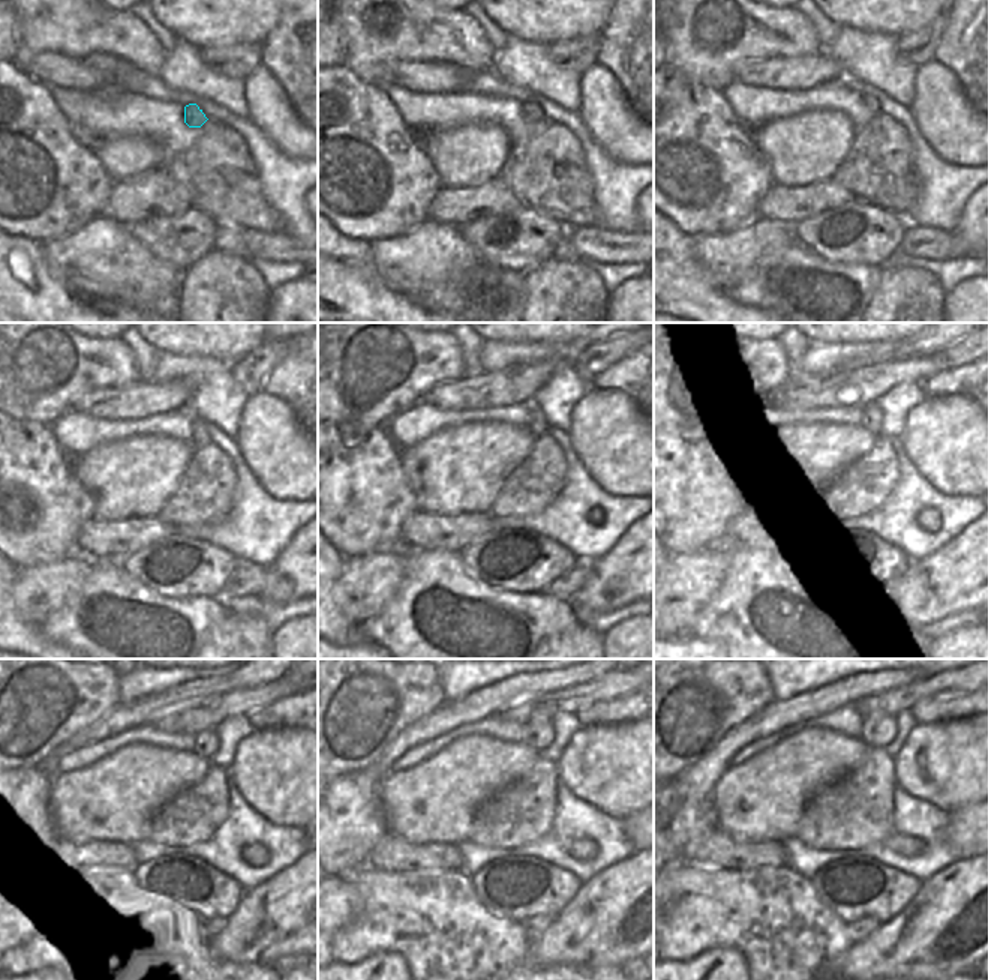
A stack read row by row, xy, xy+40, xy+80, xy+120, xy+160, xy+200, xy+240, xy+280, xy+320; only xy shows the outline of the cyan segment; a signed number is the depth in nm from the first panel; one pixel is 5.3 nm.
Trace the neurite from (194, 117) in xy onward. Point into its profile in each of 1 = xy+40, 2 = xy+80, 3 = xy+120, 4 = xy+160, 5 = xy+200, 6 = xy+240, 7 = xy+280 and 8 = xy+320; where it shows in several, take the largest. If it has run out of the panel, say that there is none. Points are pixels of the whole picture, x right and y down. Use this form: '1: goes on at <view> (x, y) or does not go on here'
1: goes on at xy+40 (531, 111)
2: goes on at xy+80 (868, 101)
3: goes on at xy+120 (198, 437)
4: goes on at xy+160 (535, 423)
5: goes on at xy+200 (873, 416)
6: goes on at xy+240 (204, 743)
7: goes on at xy+280 (538, 734)
8: goes on at xy+320 (876, 733)

